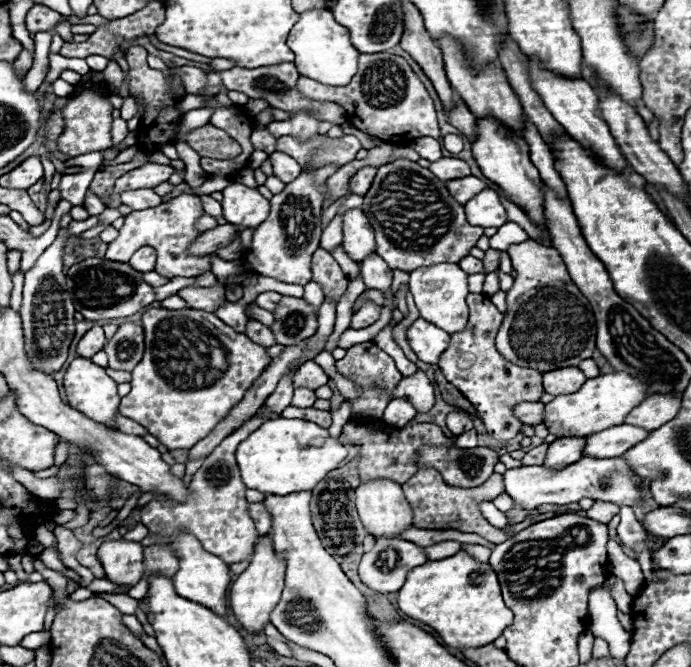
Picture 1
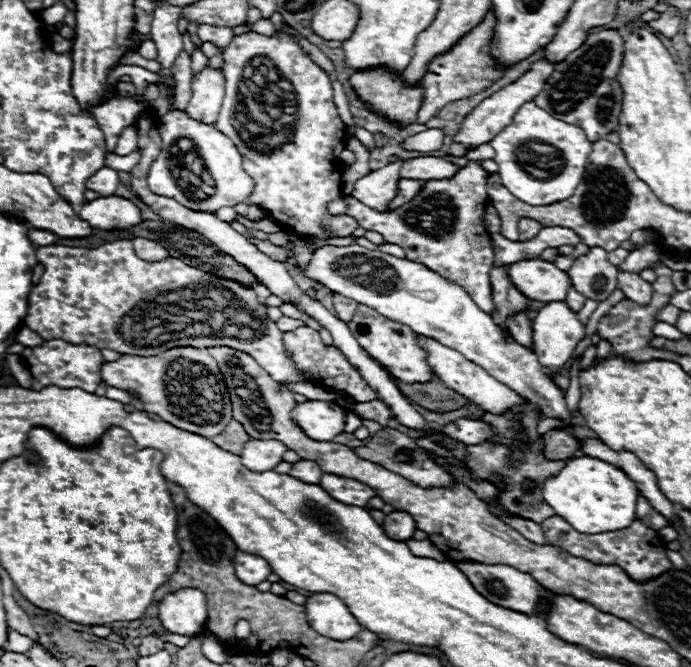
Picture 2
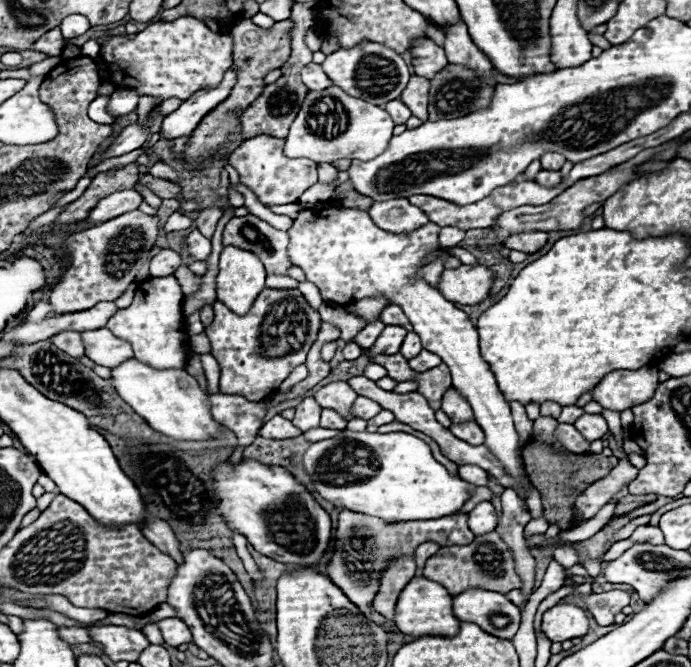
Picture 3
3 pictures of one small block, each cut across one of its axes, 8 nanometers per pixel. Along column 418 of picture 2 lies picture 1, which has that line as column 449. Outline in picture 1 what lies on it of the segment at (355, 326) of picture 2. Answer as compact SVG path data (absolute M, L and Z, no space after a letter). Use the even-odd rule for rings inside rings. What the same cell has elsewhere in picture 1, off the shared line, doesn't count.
M468 294L470 306L470 320L464 332L452 334L448 350L442 354L438 366L444 372L446 380L454 384L478 410L486 430L500 440L514 438L520 428L524 426L514 416L514 404L522 400L540 400L544 394L542 388L542 374L532 368L520 368L510 364L498 350L496 350L496 334L502 324L504 314L496 310L486 294Z

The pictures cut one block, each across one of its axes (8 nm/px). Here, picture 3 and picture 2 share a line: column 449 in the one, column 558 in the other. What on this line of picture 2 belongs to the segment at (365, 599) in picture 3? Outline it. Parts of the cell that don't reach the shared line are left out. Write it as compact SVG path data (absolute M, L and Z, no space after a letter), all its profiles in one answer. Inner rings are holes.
M552 516L548 520L544 520L542 524L544 528L544 534L548 536L550 544L554 546L560 546L568 552L572 552L572 556L580 556L592 564L614 564L614 566L620 566L632 580L636 582L648 582L652 578L658 578L660 574L672 570L672 562L668 560L666 556L666 550L664 550L664 540L662 536L644 526L642 520L634 520L630 526L622 528L622 530L614 530L614 532L602 532L602 534L582 534L578 530L574 530L564 518L560 516Z

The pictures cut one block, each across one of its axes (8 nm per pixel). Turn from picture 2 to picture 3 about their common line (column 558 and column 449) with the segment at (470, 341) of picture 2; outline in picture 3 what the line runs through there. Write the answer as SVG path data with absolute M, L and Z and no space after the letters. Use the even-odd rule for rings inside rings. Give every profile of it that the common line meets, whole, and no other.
M450 388L444 394L444 398L442 398L442 410L450 416L452 424L462 424L466 420L474 420L474 412L472 412L470 404L454 388Z

